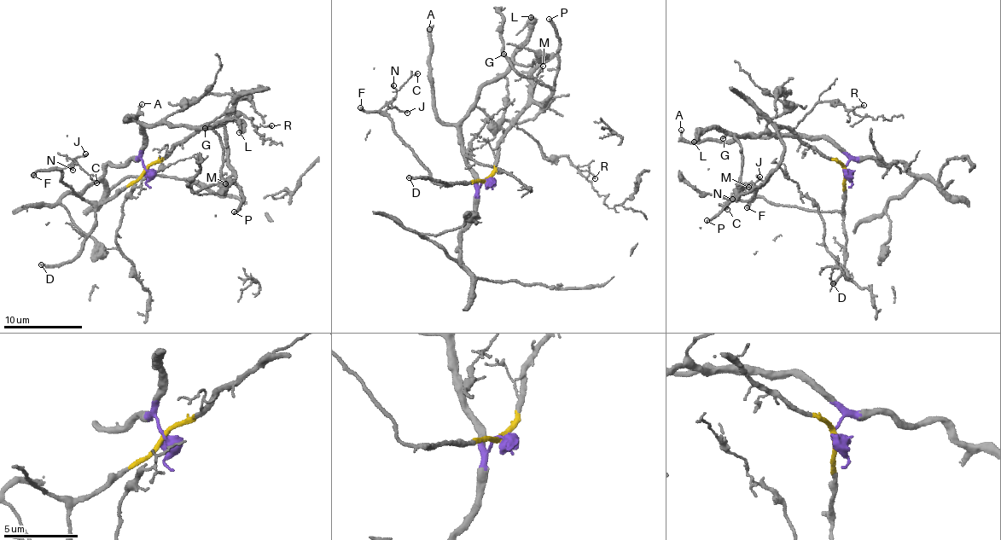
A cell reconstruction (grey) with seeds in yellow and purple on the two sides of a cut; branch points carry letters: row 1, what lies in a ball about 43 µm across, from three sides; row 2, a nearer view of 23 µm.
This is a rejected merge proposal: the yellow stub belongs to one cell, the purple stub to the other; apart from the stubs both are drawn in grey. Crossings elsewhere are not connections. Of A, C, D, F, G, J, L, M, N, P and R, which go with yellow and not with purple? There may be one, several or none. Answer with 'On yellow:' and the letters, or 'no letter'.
On yellow: C, D, F, J, M, N, P, R

